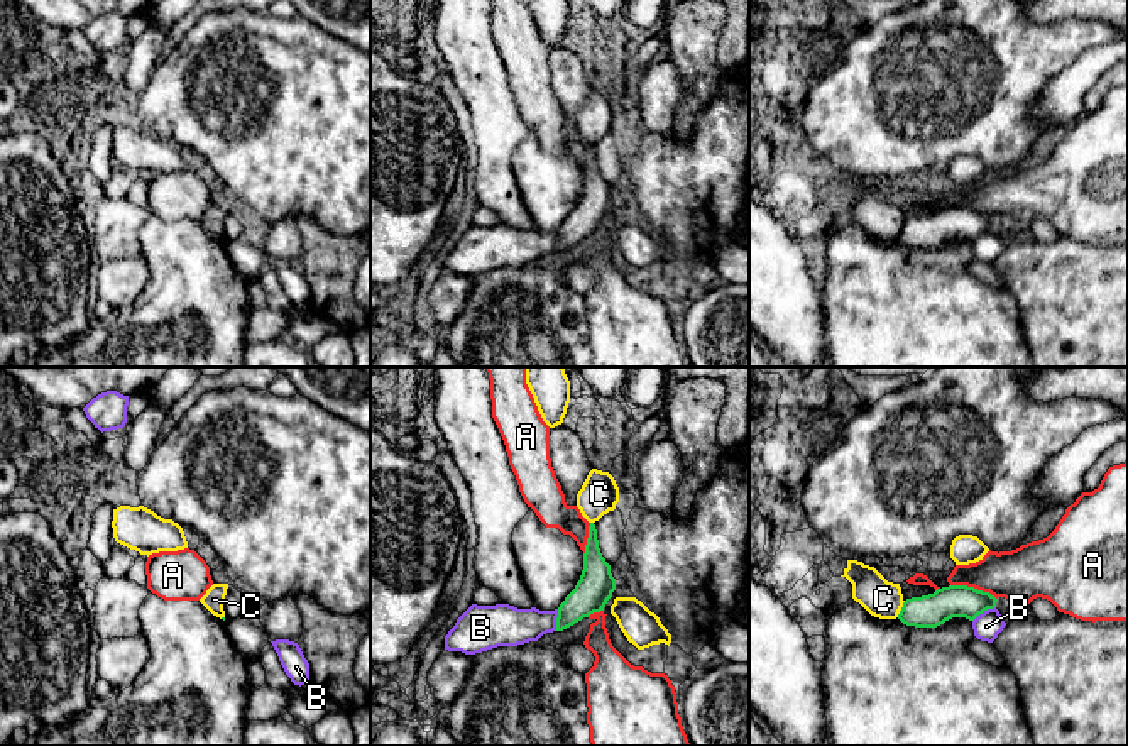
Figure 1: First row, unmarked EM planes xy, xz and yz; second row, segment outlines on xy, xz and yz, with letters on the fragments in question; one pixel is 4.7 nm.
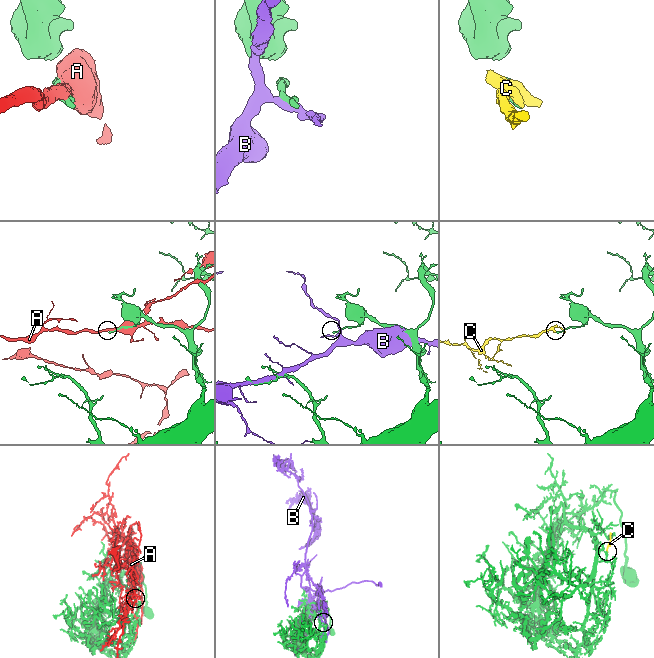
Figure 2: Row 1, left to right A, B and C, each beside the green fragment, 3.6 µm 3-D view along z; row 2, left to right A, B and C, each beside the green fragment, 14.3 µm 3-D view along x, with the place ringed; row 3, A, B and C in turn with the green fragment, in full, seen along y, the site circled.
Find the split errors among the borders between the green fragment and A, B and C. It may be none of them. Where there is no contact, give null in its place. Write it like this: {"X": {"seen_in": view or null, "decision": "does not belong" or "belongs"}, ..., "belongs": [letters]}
{"A": {"seen_in": "yz", "decision": "does not belong"}, "B": {"seen_in": "yz", "decision": "does not belong"}, "C": {"seen_in": "yz", "decision": "does not belong"}, "belongs": []}

